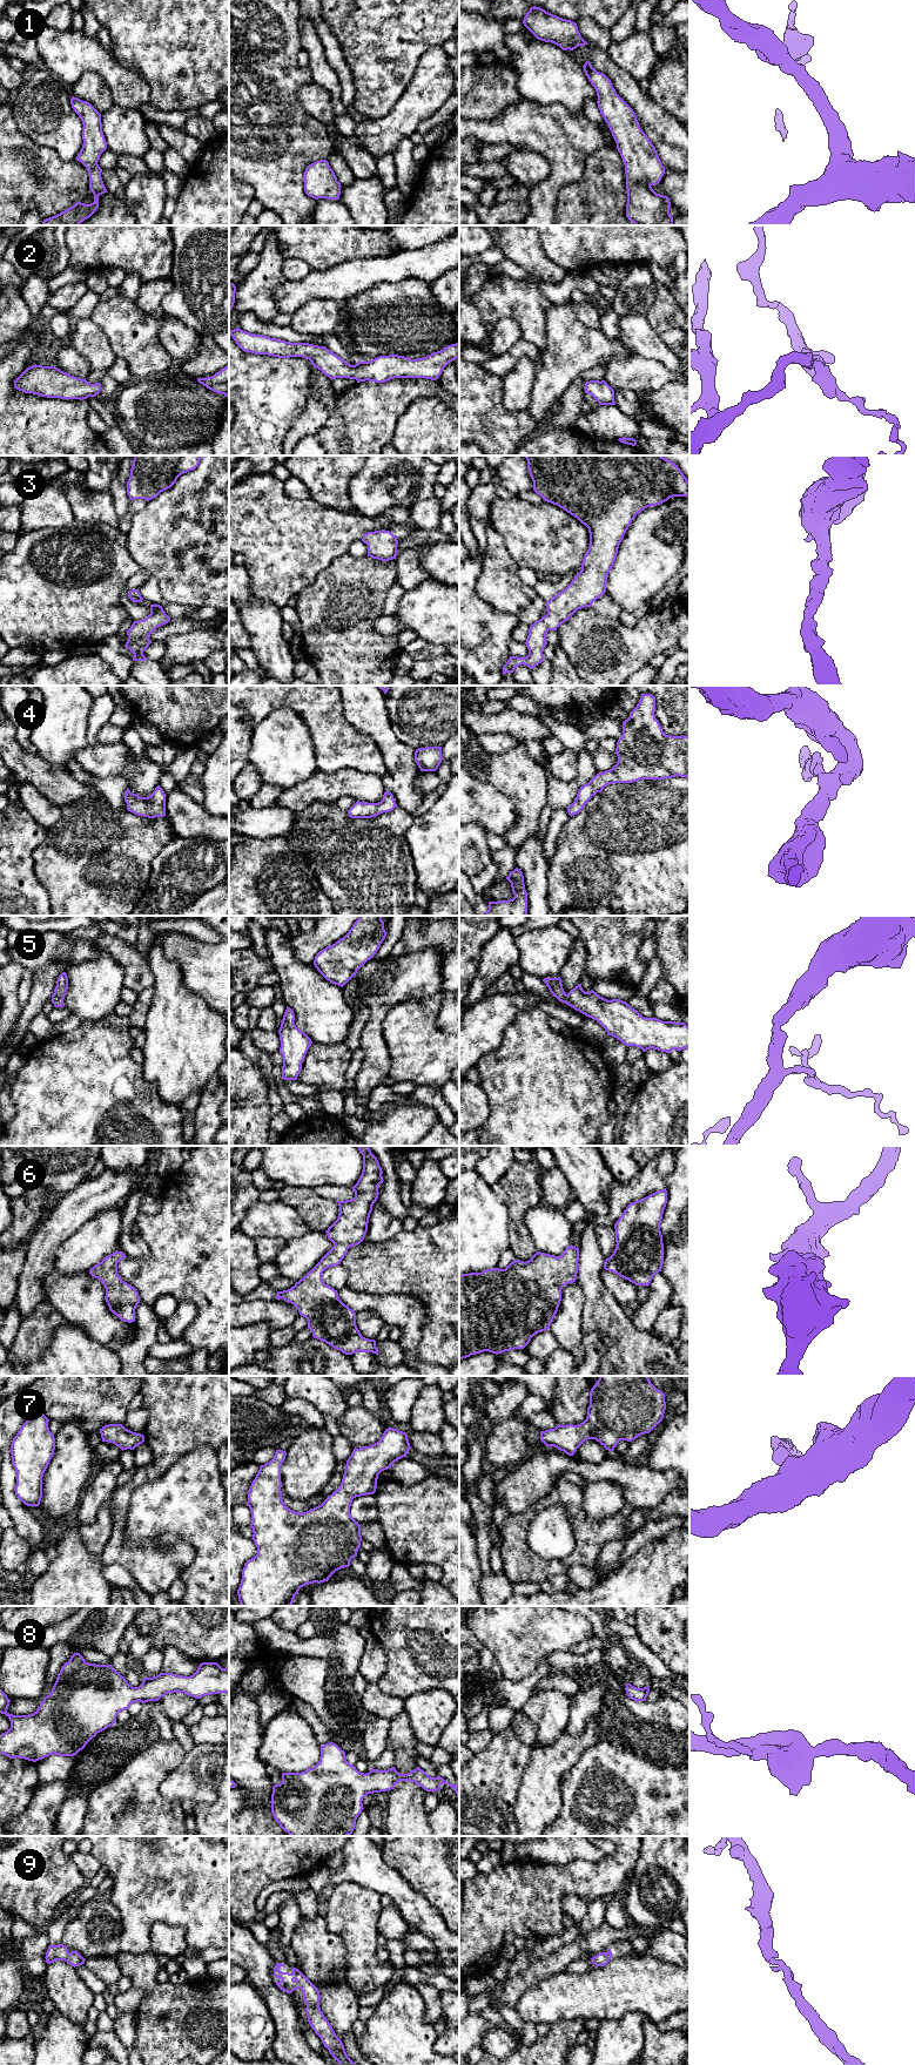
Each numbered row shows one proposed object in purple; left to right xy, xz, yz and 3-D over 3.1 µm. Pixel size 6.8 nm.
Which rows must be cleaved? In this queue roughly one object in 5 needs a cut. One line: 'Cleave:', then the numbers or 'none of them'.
Cleave: none of them

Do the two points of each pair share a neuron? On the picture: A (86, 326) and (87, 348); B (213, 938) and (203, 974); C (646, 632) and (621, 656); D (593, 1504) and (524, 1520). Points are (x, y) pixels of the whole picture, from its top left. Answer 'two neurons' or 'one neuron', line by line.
A: one neuron
B: two neurons
C: one neuron
D: two neurons

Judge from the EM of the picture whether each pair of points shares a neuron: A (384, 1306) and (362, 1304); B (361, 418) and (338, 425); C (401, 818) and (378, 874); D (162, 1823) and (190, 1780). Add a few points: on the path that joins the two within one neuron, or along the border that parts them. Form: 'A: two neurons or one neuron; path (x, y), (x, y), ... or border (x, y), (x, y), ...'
A: one neuron; path (378, 1304), (368, 1304)
B: two neurons; border (337, 397), (337, 410), (343, 422), (342, 434)
C: one neuron; path (387, 832), (378, 843), (378, 859)
D: two neurons; border (169, 1774), (160, 1794), (181, 1803)

